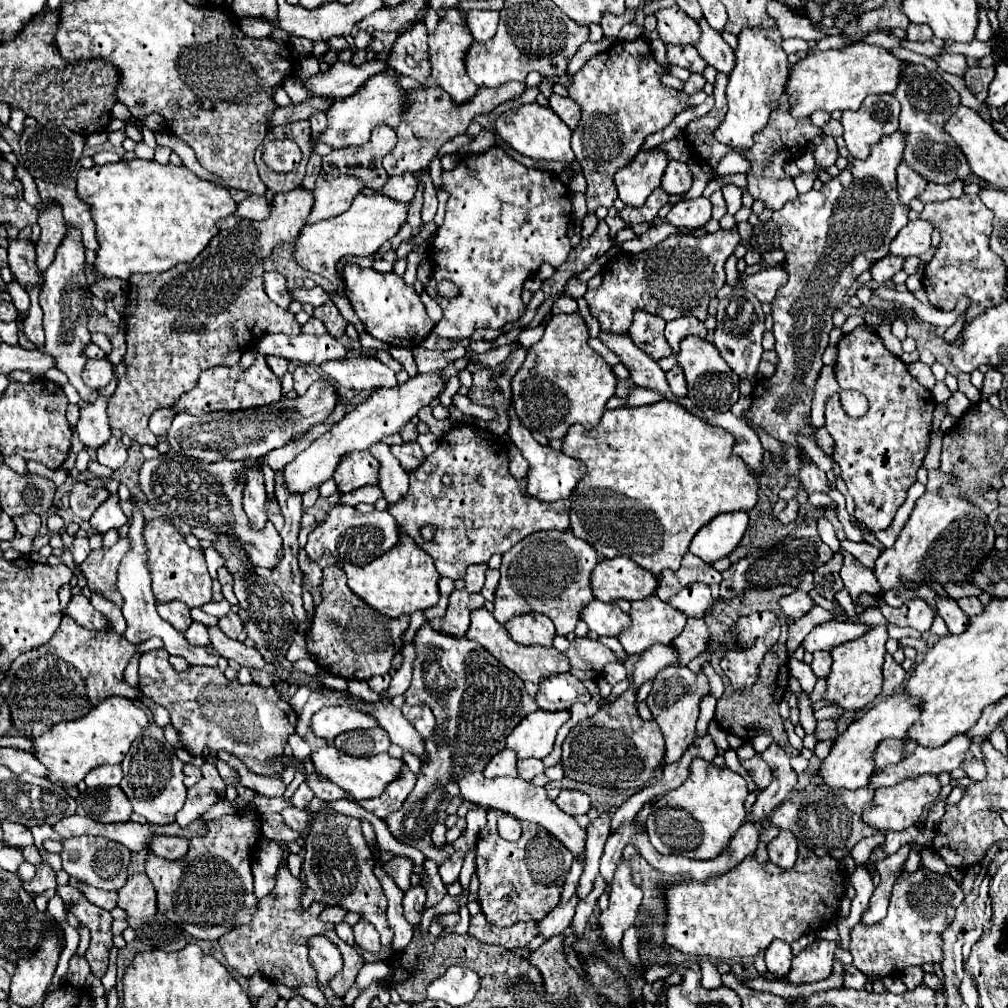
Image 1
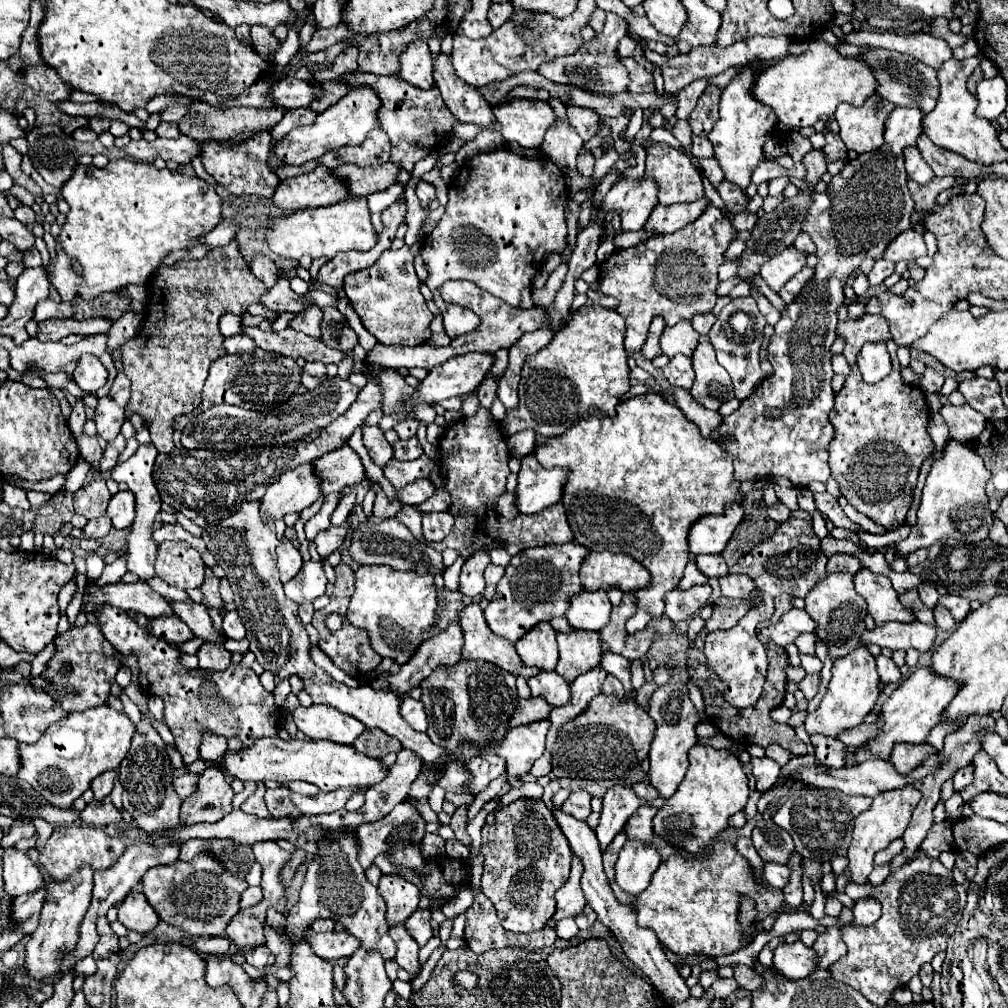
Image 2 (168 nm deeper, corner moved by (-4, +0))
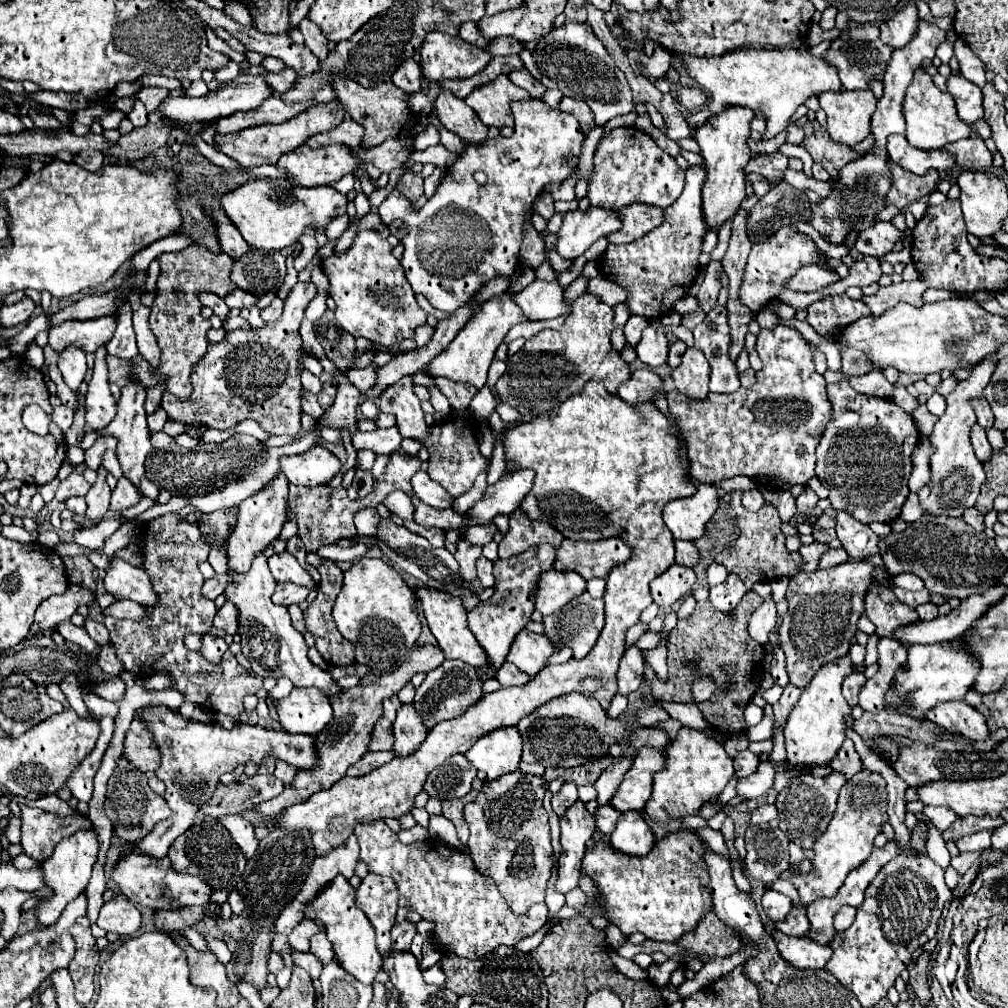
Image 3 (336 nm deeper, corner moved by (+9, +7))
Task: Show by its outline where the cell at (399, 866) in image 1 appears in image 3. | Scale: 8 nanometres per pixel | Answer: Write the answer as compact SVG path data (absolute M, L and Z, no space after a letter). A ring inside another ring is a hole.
M368 873L358 887L356 903L376 929L378 951L386 955L390 951L390 929L396 923L398 911L398 889L394 881L390 881L390 877Z

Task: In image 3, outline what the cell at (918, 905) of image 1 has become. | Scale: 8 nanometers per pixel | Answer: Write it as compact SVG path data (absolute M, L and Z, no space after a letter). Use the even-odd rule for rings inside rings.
M848 721L846 737L854 741L864 769L870 769L870 771L882 775L884 781L888 783L888 815L890 815L890 825L896 831L894 841L898 841L898 849L902 849L902 853L898 857L894 857L894 861L888 861L882 867L882 873L878 873L878 877L874 877L874 881L870 881L870 885L866 889L866 899L856 909L858 913L856 913L854 923L846 931L838 931L836 937L832 939L832 943L830 943L832 957L826 963L826 971L830 971L846 989L850 989L864 1007L874 1007L882 997L886 997L888 987L892 987L896 977L906 969L912 953L936 935L938 919L942 915L942 909L944 909L946 901L952 897L952 891L944 883L944 869L942 867L938 867L924 853L922 855L920 853L910 853L910 831L904 825L904 815L906 815L906 797L904 795L906 795L908 785L894 773L894 769L884 759L880 759L872 749L866 749L866 743L860 741L858 735L852 731L852 721Z

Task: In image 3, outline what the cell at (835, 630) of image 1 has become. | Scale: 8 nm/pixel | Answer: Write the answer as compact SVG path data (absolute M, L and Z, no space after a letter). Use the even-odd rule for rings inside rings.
M994 587L986 593L968 597L958 609L952 609L948 615L936 617L932 621L914 621L906 629L898 629L898 639L908 645L934 645L942 641L952 641L962 635L982 613L994 605L1004 595L1006 587Z

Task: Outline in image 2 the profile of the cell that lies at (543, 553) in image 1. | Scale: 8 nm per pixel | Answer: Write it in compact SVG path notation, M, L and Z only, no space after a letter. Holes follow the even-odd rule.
M575 542L567 544L547 544L543 548L531 548L511 558L505 568L505 576L497 584L495 600L485 608L485 620L493 634L515 644L523 632L531 630L539 622L549 622L555 616L563 616L567 610L567 600L579 592L579 566L589 554L587 548Z

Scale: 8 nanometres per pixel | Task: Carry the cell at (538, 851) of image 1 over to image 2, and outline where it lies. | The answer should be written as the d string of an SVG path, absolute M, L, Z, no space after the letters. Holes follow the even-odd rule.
M539 798L515 800L495 812L495 822L481 830L485 870L481 888L495 904L505 930L535 932L555 914L555 892L565 884L571 868L571 848L553 812Z

